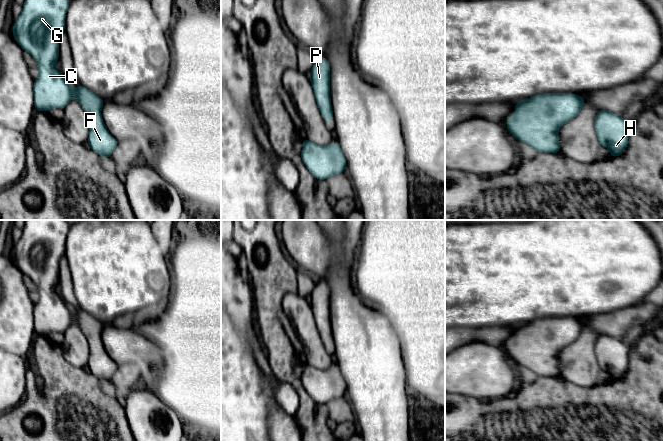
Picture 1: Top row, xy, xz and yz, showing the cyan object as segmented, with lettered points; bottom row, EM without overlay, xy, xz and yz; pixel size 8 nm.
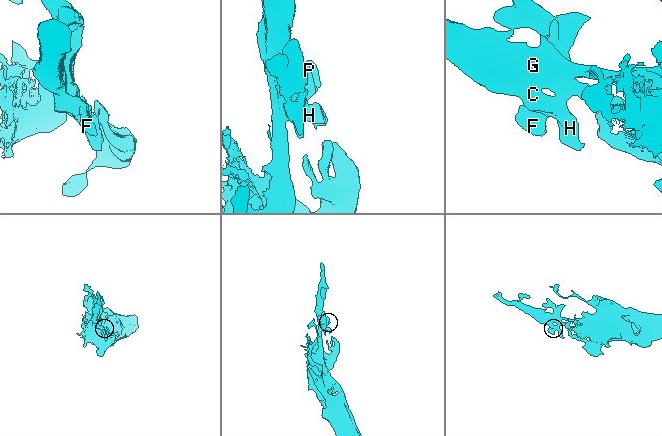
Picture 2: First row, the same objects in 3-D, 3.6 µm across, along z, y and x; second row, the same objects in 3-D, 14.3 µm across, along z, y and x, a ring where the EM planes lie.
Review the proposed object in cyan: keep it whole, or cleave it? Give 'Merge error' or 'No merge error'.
No merge error

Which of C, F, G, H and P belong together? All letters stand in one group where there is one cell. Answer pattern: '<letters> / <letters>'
C F G H P

